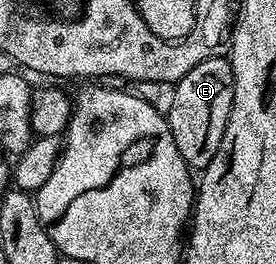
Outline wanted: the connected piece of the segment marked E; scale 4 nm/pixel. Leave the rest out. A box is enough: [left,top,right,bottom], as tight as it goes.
[167,57,235,172]

